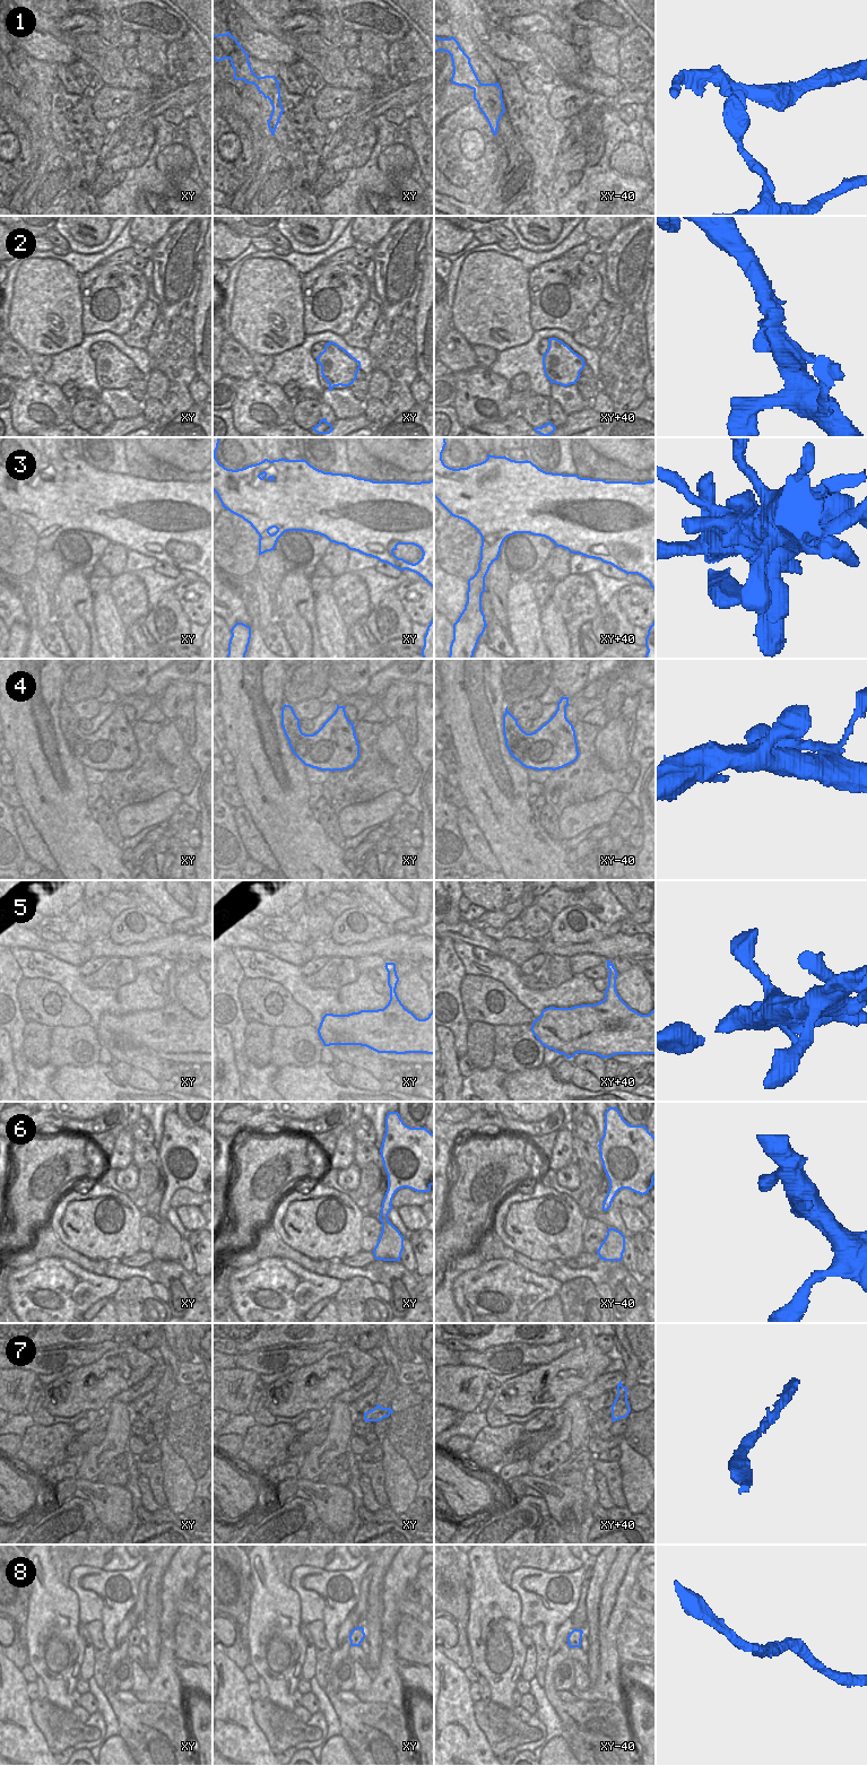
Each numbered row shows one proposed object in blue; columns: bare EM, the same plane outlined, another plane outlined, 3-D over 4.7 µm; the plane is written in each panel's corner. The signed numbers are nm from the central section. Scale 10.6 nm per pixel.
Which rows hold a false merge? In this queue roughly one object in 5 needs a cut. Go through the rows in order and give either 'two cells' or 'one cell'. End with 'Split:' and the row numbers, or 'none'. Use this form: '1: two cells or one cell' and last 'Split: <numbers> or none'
1: two cells
2: one cell
3: one cell
4: one cell
5: one cell
6: one cell
7: one cell
8: one cell
Split: 1

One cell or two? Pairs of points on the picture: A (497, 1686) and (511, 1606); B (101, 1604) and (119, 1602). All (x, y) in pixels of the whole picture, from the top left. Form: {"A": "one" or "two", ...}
{"A": "one", "B": "one"}

